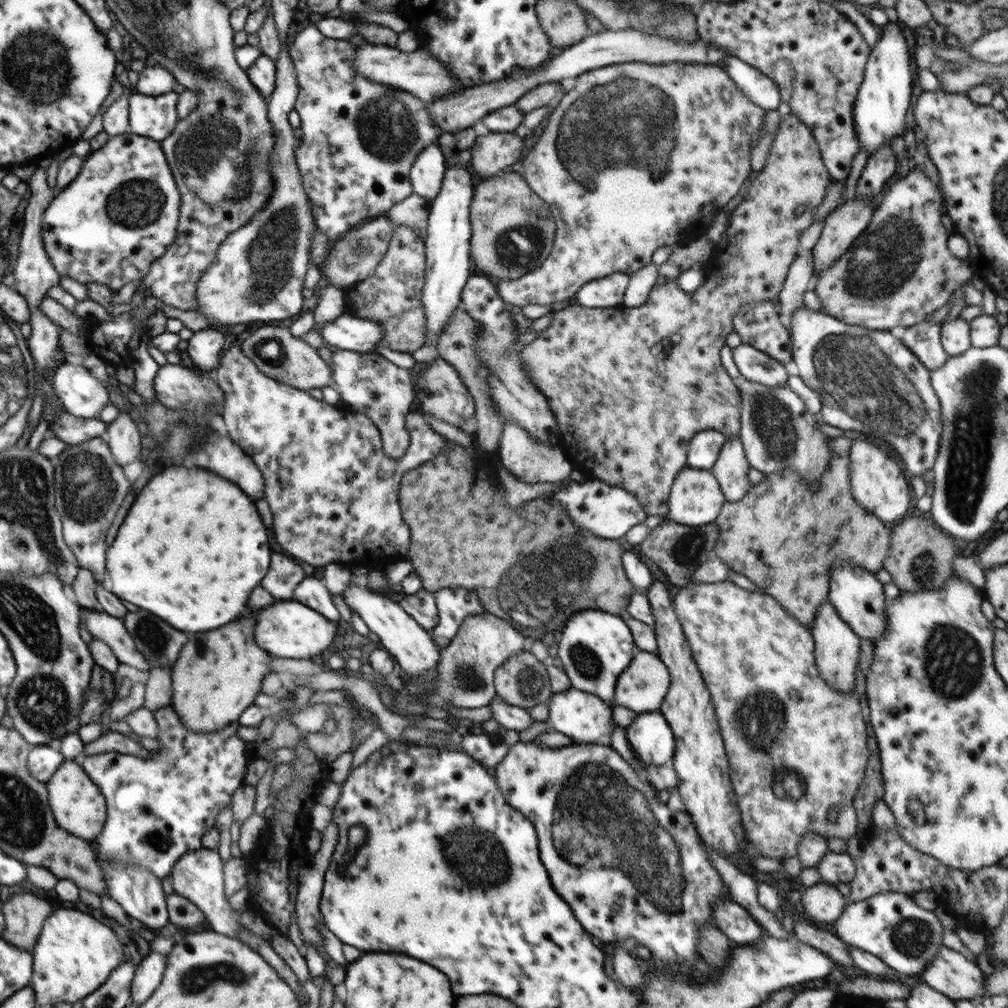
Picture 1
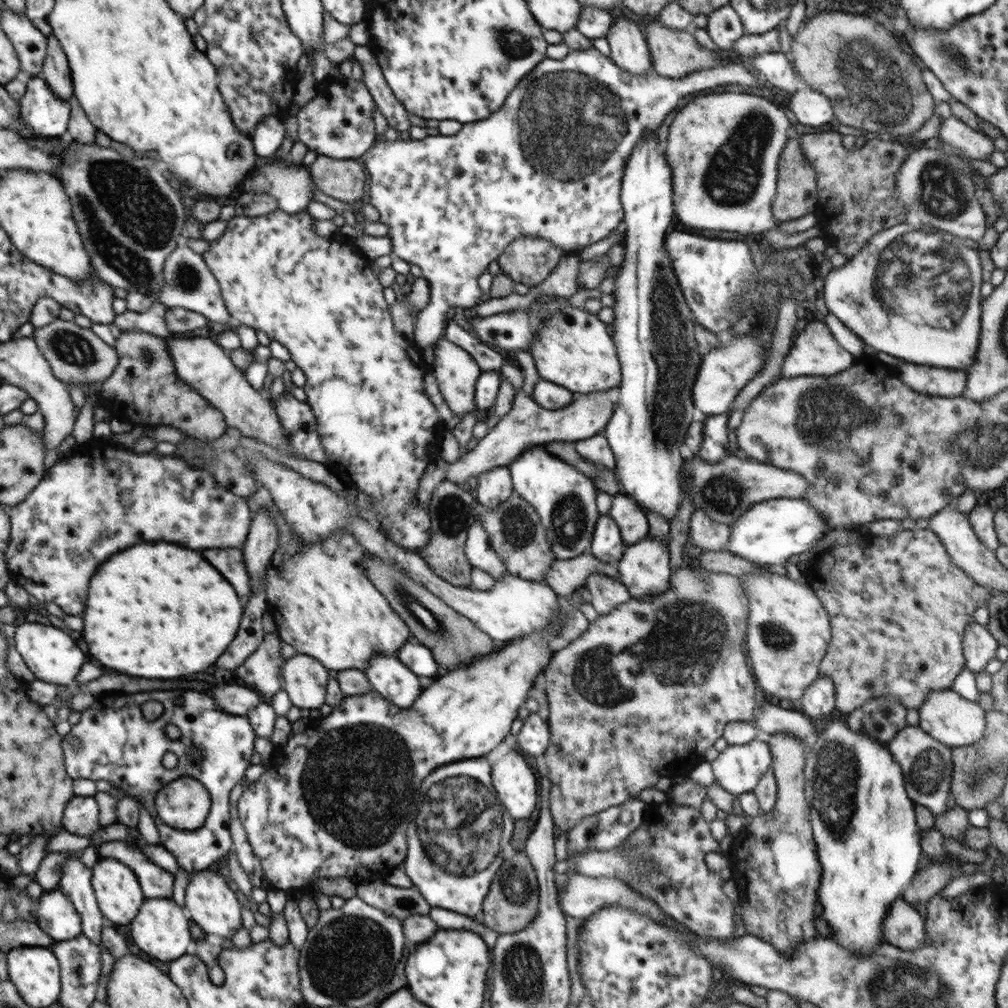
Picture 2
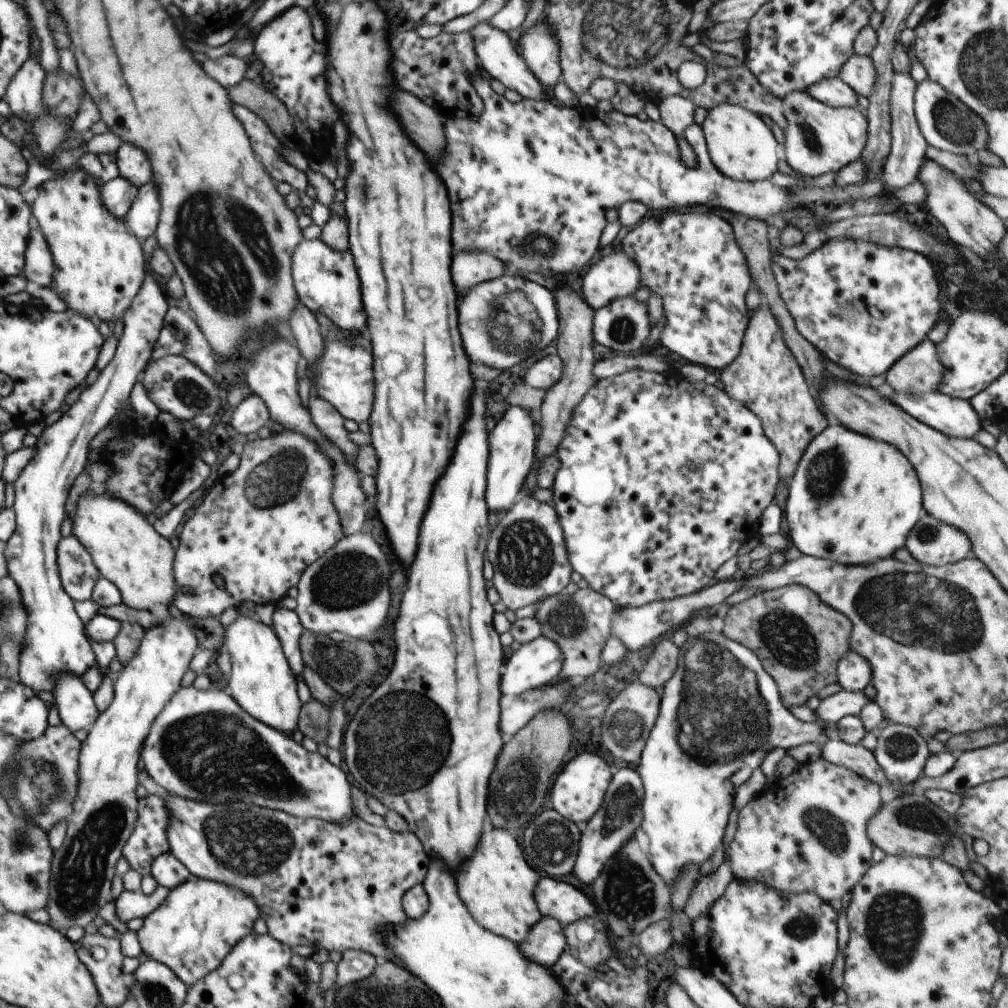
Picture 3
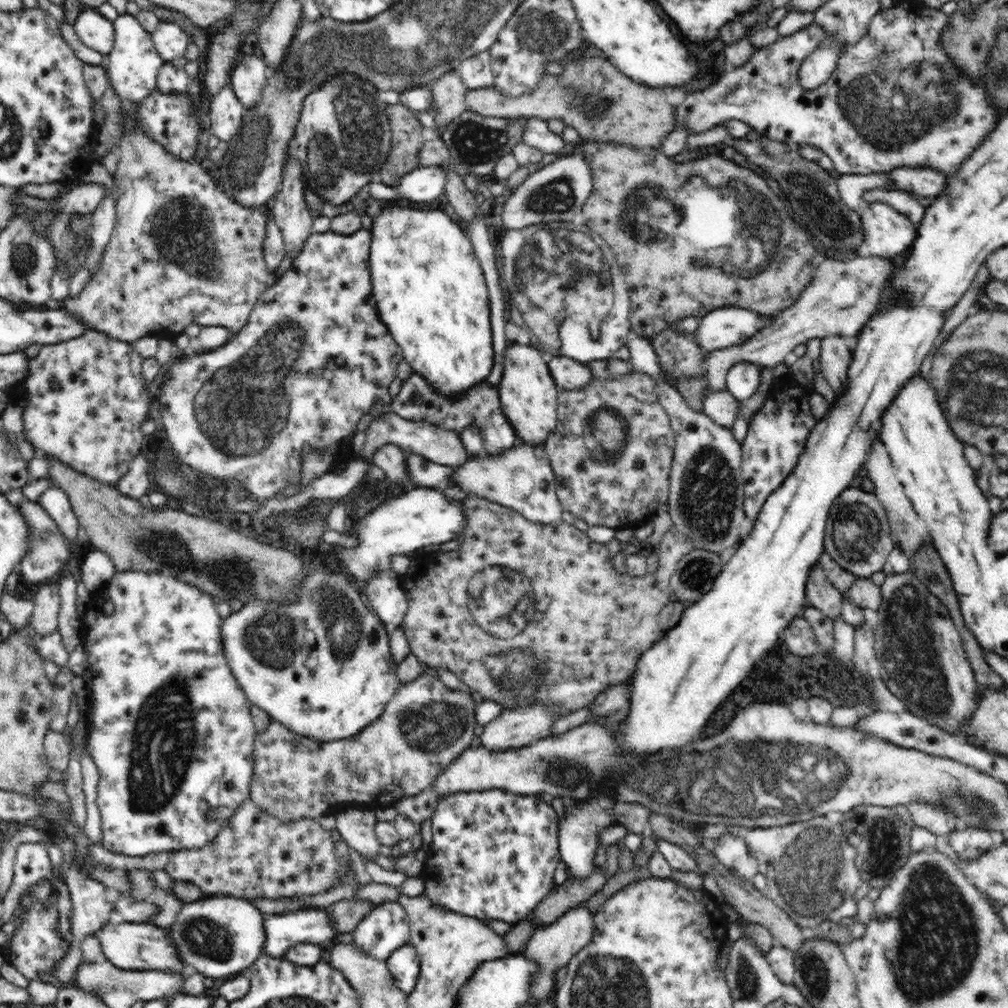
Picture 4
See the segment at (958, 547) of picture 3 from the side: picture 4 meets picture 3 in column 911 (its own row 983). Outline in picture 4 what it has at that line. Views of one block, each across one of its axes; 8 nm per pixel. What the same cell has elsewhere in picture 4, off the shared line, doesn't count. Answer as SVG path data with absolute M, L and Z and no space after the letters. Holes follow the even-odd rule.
M581 904L567 910L556 922L536 928L524 952L529 960L539 965L539 974L530 982L530 1002L527 1005L546 998L552 986L556 990L556 972L560 968L567 968L570 960L592 941L594 934L594 912Z

